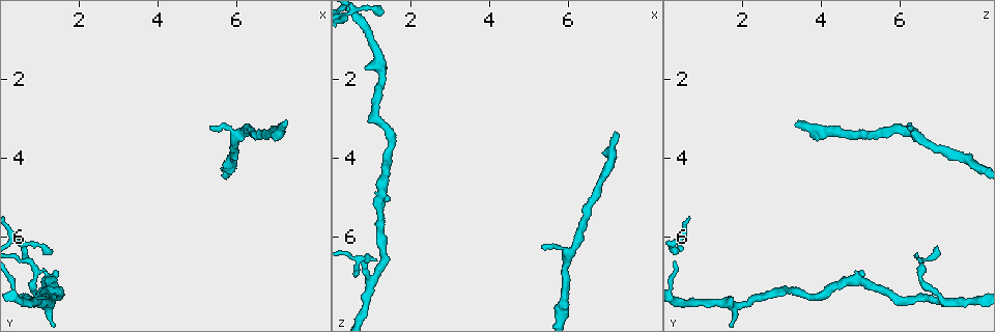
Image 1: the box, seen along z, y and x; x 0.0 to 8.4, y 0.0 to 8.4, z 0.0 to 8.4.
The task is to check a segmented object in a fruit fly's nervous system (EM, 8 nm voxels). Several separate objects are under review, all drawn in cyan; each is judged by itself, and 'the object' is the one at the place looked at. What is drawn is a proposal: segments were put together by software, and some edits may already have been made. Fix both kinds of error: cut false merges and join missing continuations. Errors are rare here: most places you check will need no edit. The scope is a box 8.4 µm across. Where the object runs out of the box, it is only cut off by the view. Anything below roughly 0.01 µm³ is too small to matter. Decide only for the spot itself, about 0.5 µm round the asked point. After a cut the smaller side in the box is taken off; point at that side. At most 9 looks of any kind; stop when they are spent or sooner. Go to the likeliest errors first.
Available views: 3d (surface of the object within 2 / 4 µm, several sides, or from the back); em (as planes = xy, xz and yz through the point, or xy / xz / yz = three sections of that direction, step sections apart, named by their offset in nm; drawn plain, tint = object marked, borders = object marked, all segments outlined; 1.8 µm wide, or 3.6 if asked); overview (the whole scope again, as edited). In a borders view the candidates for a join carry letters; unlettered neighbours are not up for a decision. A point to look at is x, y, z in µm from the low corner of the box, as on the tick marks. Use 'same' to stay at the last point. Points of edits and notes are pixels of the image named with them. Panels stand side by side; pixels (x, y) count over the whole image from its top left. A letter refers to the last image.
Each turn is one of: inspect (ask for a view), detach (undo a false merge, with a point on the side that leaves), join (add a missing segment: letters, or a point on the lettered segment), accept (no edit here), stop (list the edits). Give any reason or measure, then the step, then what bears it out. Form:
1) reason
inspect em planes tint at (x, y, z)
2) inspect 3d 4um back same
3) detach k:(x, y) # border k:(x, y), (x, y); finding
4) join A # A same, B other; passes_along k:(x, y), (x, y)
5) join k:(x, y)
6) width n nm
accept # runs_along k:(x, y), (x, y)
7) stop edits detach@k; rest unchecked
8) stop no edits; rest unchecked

an open end
inspect em planes tint at (7.25, 3.15, 3.35)

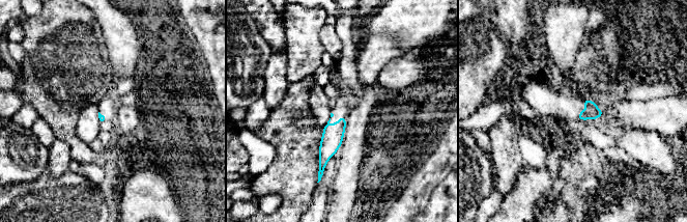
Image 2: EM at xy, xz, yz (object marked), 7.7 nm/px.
see the neighbours
inspect em planes borders same

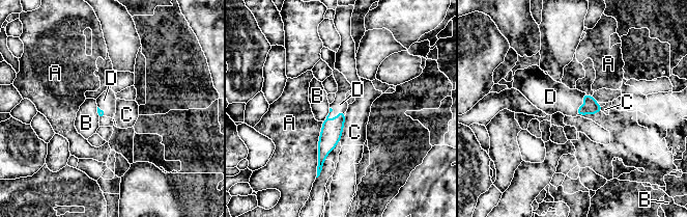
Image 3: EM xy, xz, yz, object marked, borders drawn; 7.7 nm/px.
join D # A other, B other, C other, D same; it goes on there

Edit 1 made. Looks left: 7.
branch stops here
inspect em 3.6um xz step 16 tint at (5.35, 3.25, 6.20)

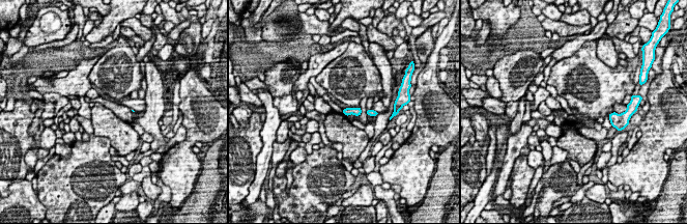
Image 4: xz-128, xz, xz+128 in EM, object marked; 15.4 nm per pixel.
another direction
inspect em 3.6um planes borders same

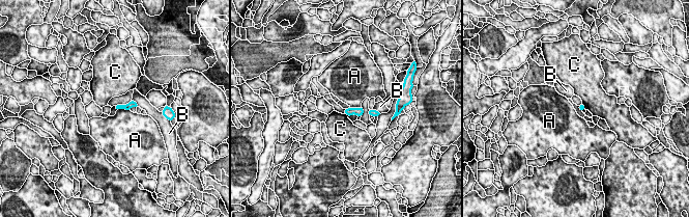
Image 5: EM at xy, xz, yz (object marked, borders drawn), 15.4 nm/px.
accept # A other, B other, C other; border 5:(130, 109), (117, 110); no lettered segment goes on from it

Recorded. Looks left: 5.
abrupt turn
inspect 3d 4um at (1.10, 7.65, 7.05)

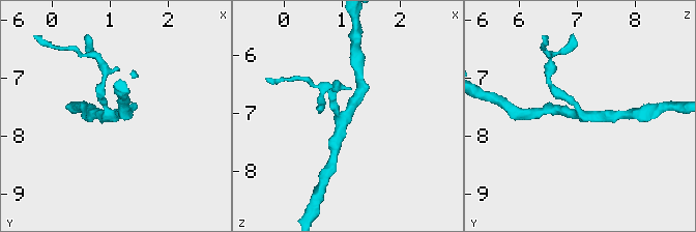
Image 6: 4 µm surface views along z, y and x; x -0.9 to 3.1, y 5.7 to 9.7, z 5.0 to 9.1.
arms 3
inspect em xy step 16 tint at (1.00, 7.60, 7.05)

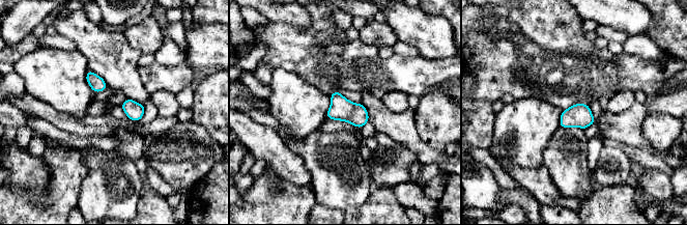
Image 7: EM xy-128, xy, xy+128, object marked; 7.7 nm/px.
inspect em xz step 8 borders same

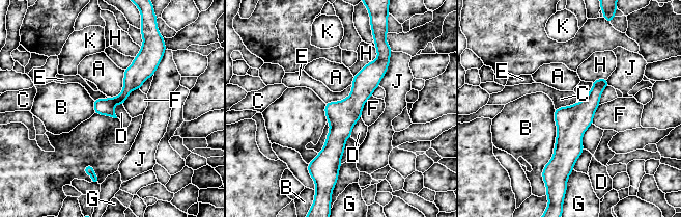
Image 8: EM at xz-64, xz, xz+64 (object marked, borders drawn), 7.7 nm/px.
longest_contact B 500 nm
accept # A other, B other, C other, D other, E other, F other, G other, H other, J other, K other; border 8:(352, 86), (345, 98), (325, 104); continuous, no second neuron

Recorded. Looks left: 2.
branch point
inspect em xy step 8 tint at (1.20, 7.60, 1.60)

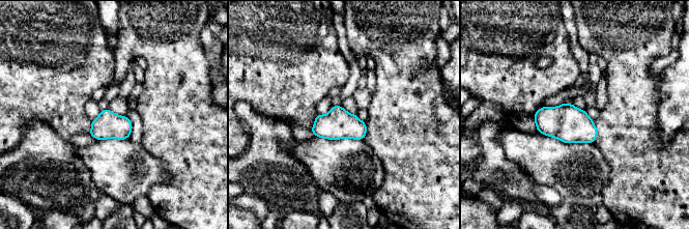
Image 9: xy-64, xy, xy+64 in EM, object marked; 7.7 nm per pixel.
inspect em planes borders same

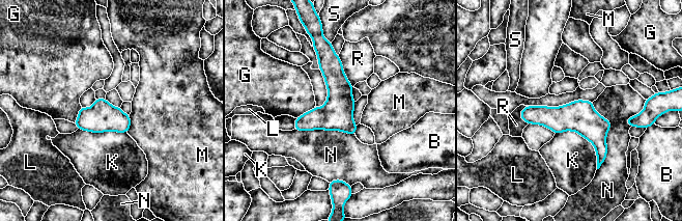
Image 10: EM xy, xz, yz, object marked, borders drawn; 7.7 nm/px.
width 240 nm
accept # B other, G other, K other, L other, M other, N other, R other, S other; runs_along 10:(523, 112), (575, 117), (599, 141), (599, 162); all the same neuron

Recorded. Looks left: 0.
stop edits join@3; rest unchecked

